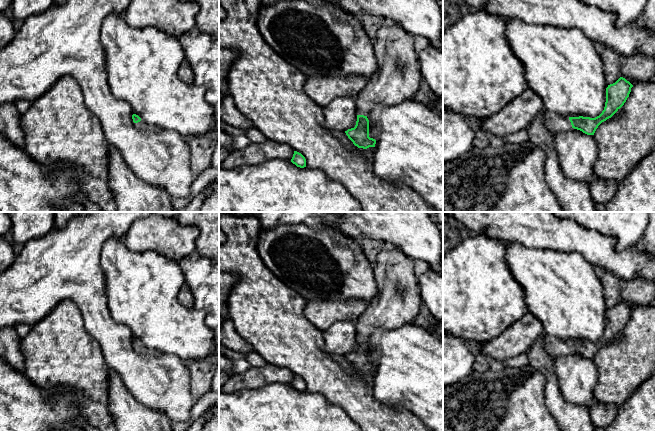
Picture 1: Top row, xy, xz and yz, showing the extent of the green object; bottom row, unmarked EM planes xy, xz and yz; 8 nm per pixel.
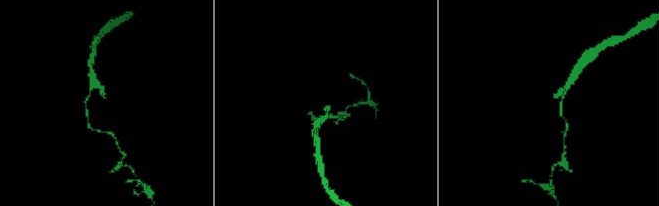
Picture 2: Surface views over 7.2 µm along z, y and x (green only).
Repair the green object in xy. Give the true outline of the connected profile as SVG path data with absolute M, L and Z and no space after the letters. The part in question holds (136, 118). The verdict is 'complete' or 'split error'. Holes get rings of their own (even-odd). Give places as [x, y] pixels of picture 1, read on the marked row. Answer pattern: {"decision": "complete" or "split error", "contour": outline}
{"decision": "split error", "contour": "M136 114L132 115L132 119L133 119L133 122L134 122L134 126L137 129L141 129L141 130L161 130L161 128L159 128L159 127L144 123L141 120L141 118Z"}

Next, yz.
{"decision": "split error", "contour": "M623 77L608 85L604 110L595 118L583 116L567 118L544 109L542 111L544 125L553 136L571 128L580 130L587 135L594 135L598 126L611 118L624 105L632 87L633 85Z"}

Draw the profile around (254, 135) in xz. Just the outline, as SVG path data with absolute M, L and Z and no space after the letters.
M255 126L246 129L245 133L251 143L262 143L267 139Z

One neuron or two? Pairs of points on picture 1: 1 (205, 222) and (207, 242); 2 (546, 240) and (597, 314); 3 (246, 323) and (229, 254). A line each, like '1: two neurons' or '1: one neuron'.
1: one neuron
2: two neurons
3: one neuron

